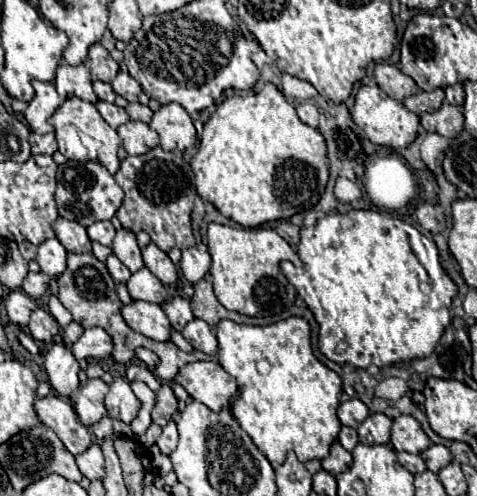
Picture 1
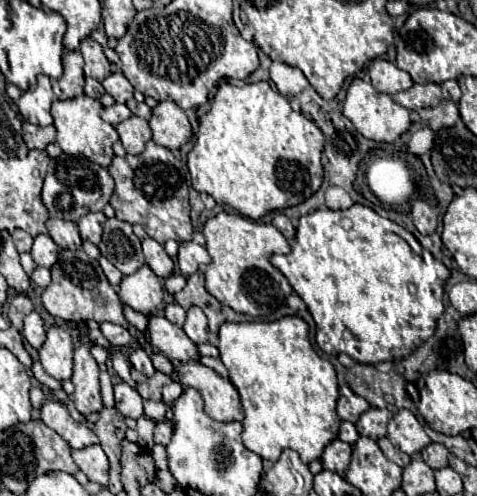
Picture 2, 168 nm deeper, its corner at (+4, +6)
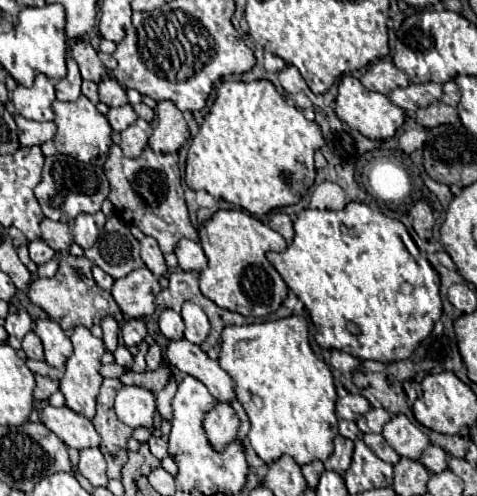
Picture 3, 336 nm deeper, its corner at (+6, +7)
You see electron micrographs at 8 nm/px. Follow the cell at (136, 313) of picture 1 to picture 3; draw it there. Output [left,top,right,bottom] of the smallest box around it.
[165,339,233,401]

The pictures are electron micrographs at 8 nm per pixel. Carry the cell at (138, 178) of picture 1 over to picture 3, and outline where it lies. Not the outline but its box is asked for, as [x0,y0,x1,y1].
[103,145,199,253]

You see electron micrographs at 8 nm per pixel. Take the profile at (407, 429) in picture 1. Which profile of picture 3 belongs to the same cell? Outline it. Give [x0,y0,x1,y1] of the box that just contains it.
[383,415,429,459]

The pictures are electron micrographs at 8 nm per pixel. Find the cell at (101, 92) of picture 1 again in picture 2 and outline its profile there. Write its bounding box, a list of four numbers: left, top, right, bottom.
[85,78,105,100]

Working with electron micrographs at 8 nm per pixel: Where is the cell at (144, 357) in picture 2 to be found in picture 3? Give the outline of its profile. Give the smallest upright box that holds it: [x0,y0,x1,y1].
[145,345,163,371]

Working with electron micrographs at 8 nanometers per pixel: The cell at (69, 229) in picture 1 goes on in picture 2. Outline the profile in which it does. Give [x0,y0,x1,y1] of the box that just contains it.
[47,218,81,250]

